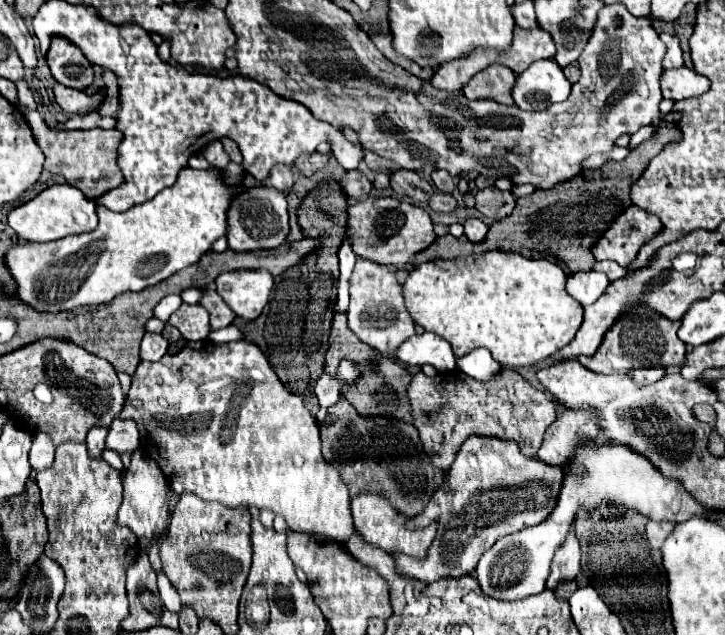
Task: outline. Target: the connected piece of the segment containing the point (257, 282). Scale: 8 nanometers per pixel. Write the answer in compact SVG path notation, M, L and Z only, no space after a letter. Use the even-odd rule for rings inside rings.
M234 270L216 278L216 292L242 320L254 320L268 304L274 280L266 270Z

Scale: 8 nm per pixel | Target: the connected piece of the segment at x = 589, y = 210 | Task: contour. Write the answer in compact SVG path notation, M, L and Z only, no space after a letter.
M670 122L670 126L662 128L660 134L656 134L656 138L650 138L638 144L622 162L608 160L602 168L584 170L576 178L560 186L554 186L552 190L536 190L530 196L518 198L514 212L508 218L494 222L486 238L478 244L470 242L466 236L454 238L452 234L446 234L442 238L436 238L426 250L416 254L414 266L426 260L434 260L436 256L458 258L458 256L482 254L486 250L500 248L500 250L518 252L526 258L546 258L550 262L556 262L566 274L592 270L592 266L596 264L596 258L592 254L594 244L604 236L604 230L612 226L618 214L624 212L628 206L632 206L630 186L642 176L648 162L658 152L662 152L666 144L678 142L680 138L682 138L680 128L674 122Z

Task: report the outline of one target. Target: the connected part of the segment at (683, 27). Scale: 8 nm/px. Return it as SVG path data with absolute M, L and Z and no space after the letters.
M678 18L676 22L670 22L670 24L664 24L664 22L658 24L658 26L662 26L662 30L666 30L670 34L676 34L680 38L680 44L682 44L682 50L684 50L684 62L686 62L688 68L694 66L694 62L690 58L690 46L688 46L688 36L692 32L692 24L694 22L690 18Z

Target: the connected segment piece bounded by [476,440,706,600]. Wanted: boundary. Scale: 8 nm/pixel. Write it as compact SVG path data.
M588 440L576 450L572 462L566 466L556 506L548 518L536 526L528 526L500 538L486 554L482 554L476 566L476 578L484 594L498 600L518 600L544 592L552 558L574 526L580 508L592 514L600 504L624 506L644 514L650 520L670 522L684 522L706 512L706 508L700 506L690 492L686 492L680 480L666 478L652 462L648 462L646 456L638 454L630 446L612 440Z

